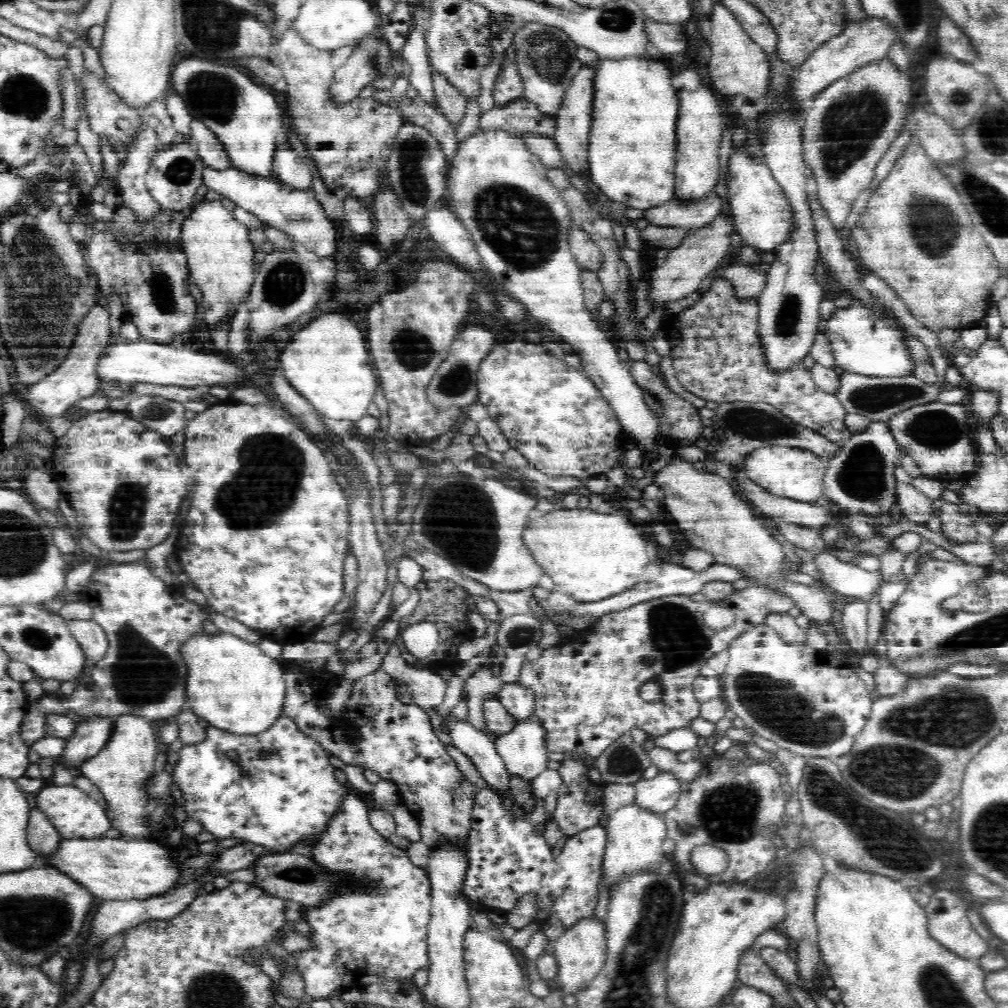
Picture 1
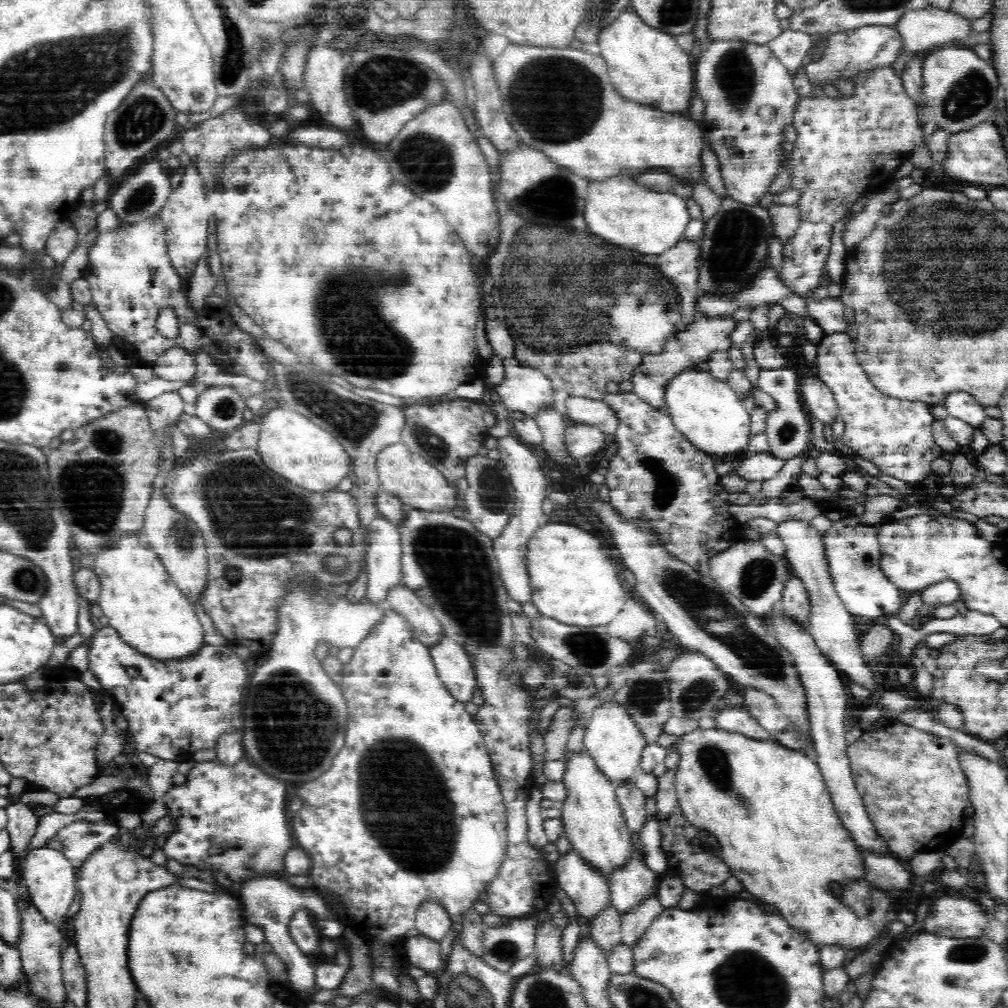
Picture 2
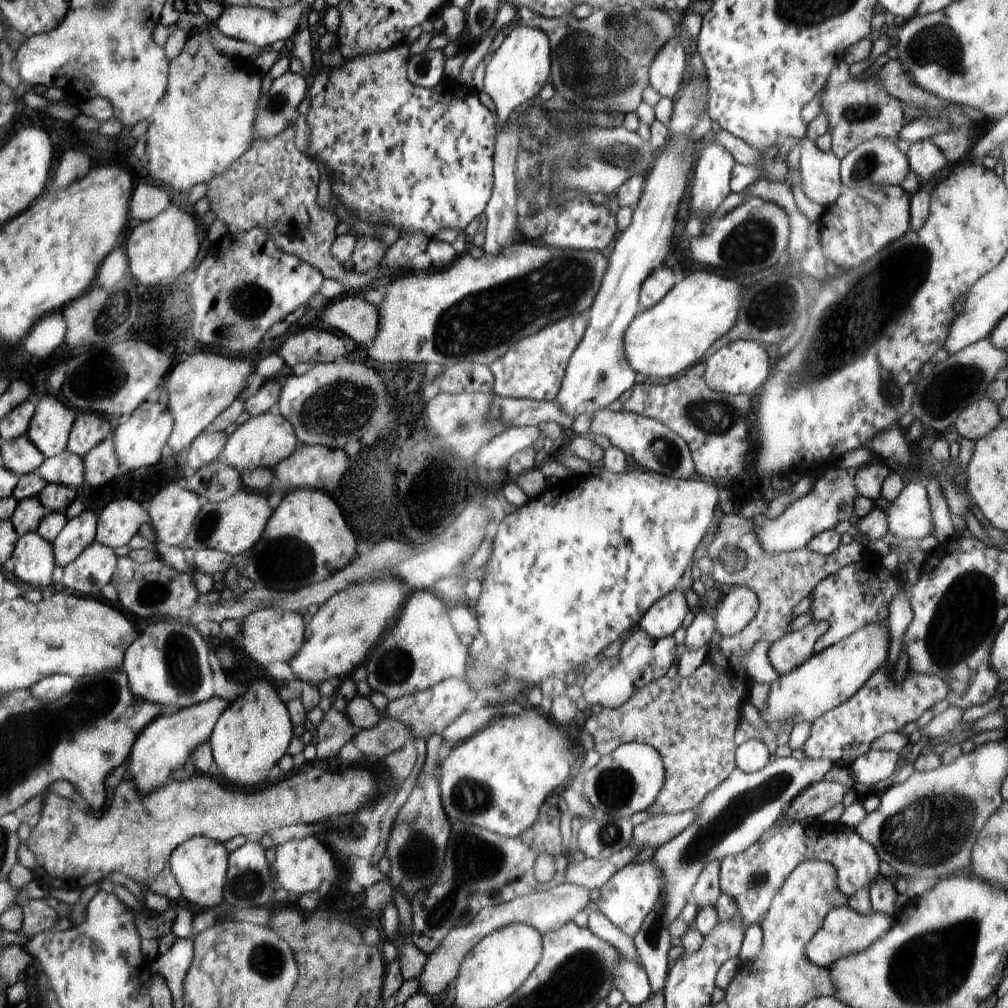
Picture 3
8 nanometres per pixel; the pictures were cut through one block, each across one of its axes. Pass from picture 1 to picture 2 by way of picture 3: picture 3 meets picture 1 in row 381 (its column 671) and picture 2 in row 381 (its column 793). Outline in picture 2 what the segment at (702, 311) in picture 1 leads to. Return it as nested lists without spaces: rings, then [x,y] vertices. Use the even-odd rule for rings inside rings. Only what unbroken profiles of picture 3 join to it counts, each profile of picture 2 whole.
[[[499,192],[497,203],[502,215],[500,243],[488,262],[494,278],[494,318],[508,327],[515,342],[516,362],[545,374],[555,390],[565,390],[570,397],[600,400],[606,394],[608,382],[631,380],[644,356],[664,352],[668,340],[684,332],[694,320],[696,300],[702,295],[697,276],[700,268],[699,248],[694,242],[684,238],[659,255],[645,255],[634,250],[628,252],[628,248],[596,238],[594,233],[590,234],[590,230],[584,234],[572,228],[562,230],[562,226],[551,228],[534,225],[528,219],[522,219],[522,215],[516,215],[516,211],[510,211],[510,205],[504,197],[499,196]],[[580,346],[588,346],[586,364],[578,364],[578,354],[574,352],[574,366],[540,366],[544,364],[542,356],[550,356],[548,352],[568,352]]]

